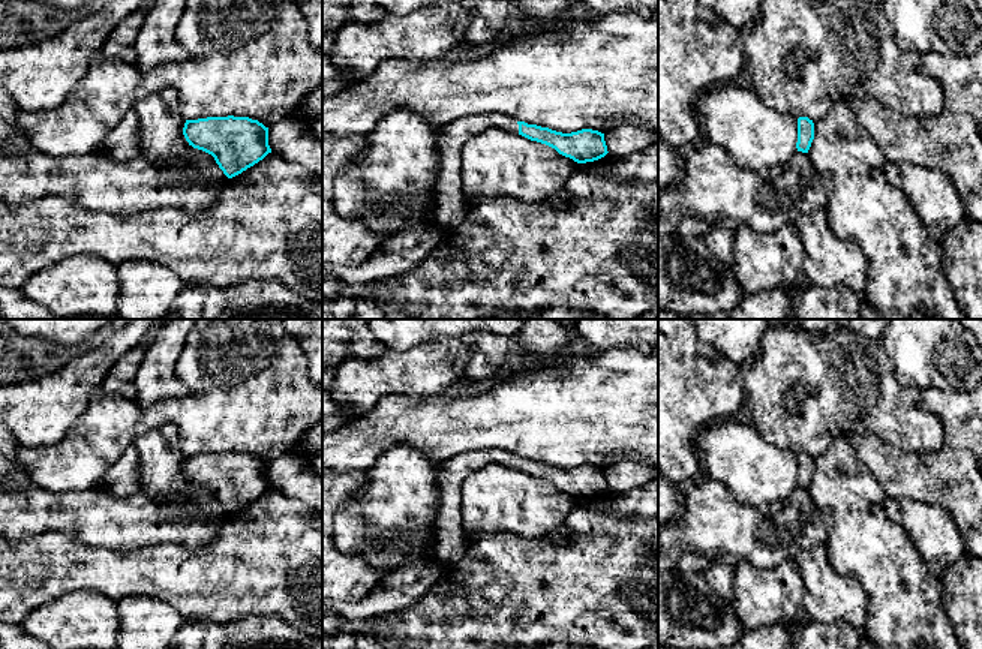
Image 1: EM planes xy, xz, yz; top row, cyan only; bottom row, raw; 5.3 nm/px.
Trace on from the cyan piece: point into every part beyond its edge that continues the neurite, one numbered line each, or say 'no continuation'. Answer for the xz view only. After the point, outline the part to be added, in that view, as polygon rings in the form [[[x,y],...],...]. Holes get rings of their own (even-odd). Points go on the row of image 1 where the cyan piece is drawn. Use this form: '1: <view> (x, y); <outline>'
1: xz (450, 207); [[[499,112],[456,118],[439,127],[438,147],[442,159],[439,186],[433,205],[433,219],[438,226],[451,234],[463,222],[469,205],[463,196],[460,178],[462,148],[484,130],[501,127],[519,133],[517,120]]]

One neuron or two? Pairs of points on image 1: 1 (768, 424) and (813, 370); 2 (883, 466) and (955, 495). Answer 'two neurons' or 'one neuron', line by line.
1: one neuron
2: one neuron

